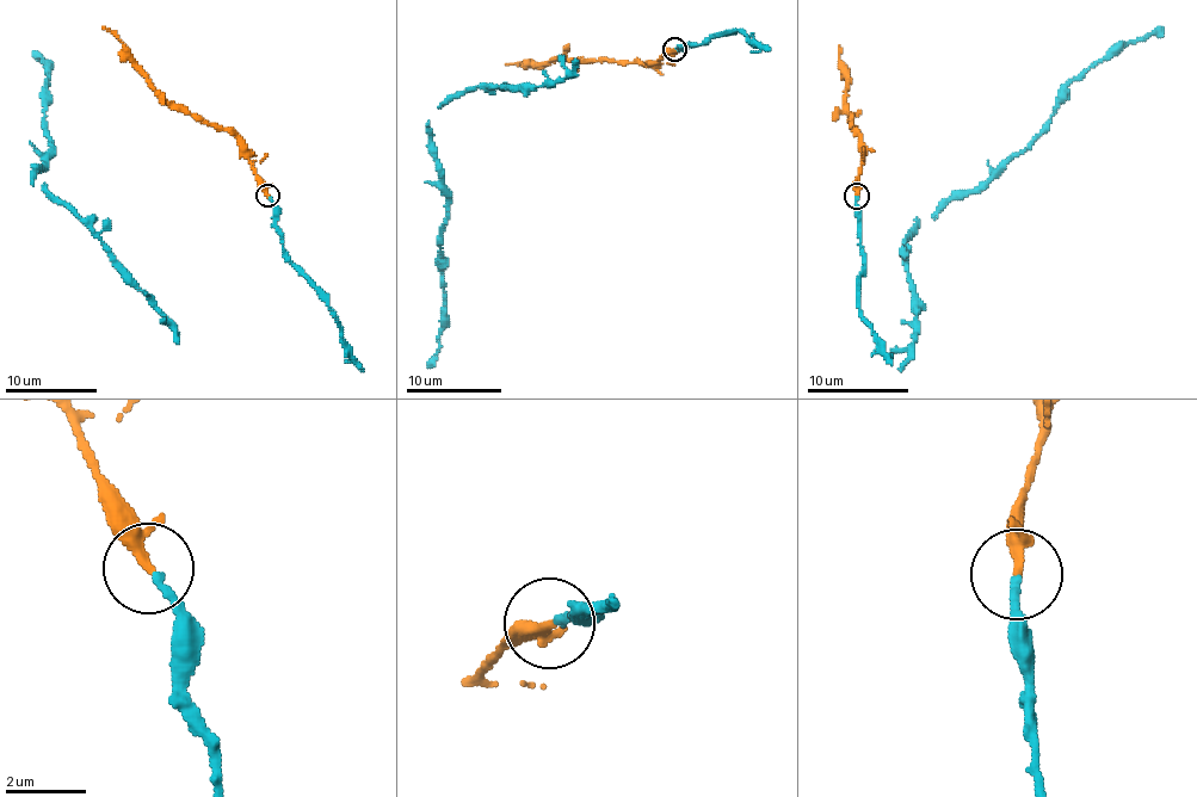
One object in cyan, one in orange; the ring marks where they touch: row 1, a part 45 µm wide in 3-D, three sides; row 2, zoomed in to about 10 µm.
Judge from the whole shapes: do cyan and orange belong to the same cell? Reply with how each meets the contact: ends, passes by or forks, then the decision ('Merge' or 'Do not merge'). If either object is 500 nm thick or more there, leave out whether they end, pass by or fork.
At the ring cyan ends. At the ring orange passes by. Merge

